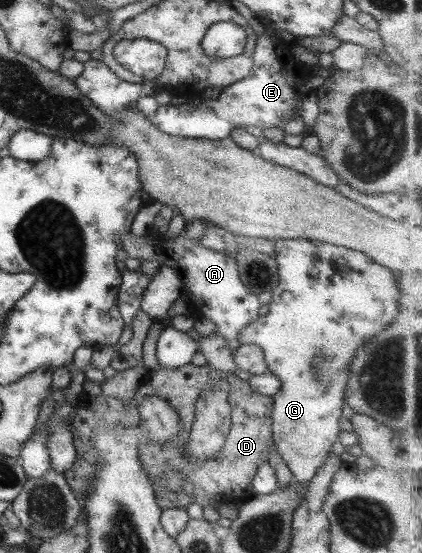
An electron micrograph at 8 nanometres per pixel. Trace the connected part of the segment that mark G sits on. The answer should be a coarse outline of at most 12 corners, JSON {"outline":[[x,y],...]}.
{"outline":[[274,240],[268,312],[240,345],[279,380],[271,440],[308,483],[349,364],[402,310],[361,252]]}

